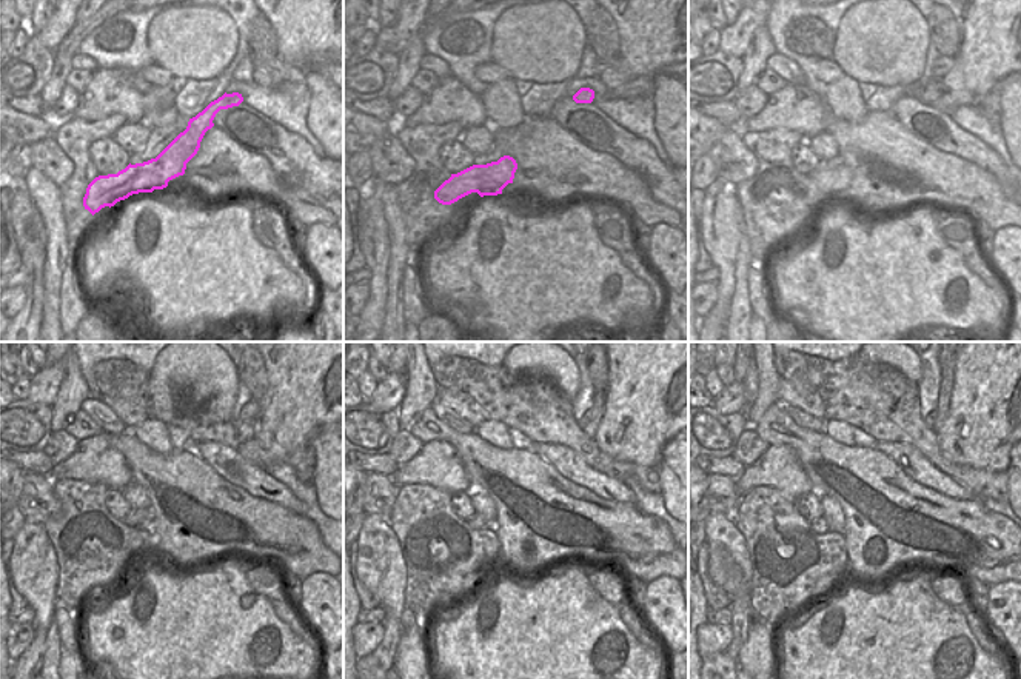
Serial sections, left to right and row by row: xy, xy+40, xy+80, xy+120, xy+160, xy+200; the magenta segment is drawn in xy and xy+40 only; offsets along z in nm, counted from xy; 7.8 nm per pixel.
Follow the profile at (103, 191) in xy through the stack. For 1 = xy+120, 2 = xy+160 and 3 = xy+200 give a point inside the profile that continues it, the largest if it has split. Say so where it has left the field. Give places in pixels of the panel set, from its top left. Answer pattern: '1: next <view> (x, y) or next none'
1: next xy+120 (244, 431)
2: next xy+160 (599, 398)
3: next xy+200 (947, 379)

